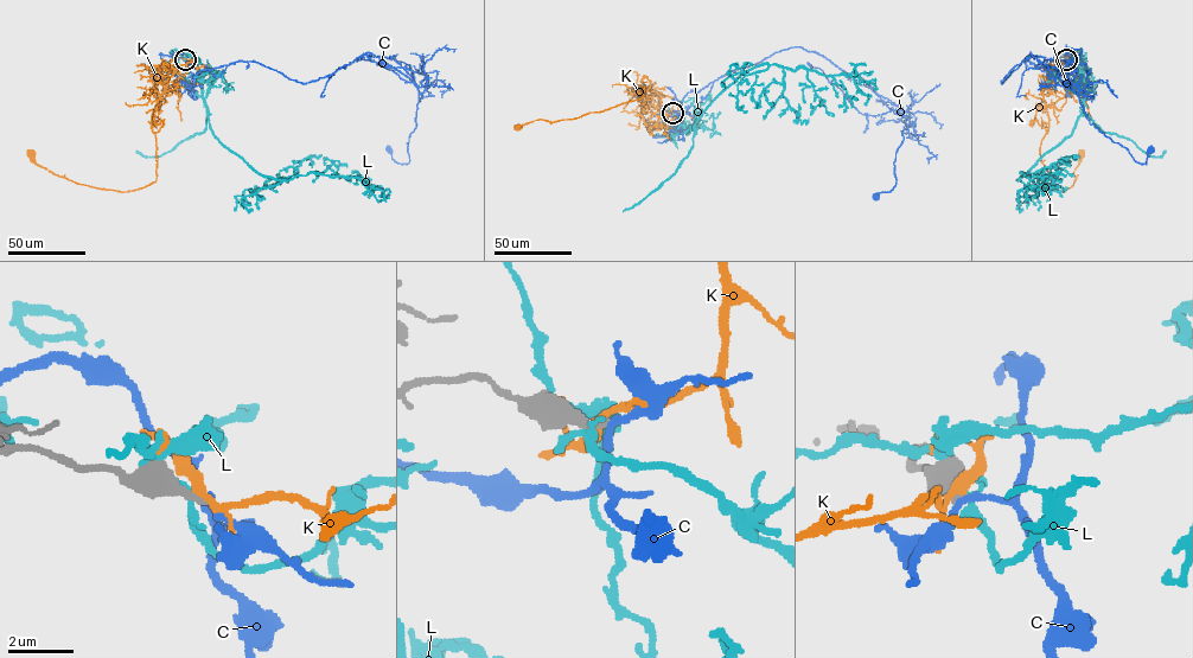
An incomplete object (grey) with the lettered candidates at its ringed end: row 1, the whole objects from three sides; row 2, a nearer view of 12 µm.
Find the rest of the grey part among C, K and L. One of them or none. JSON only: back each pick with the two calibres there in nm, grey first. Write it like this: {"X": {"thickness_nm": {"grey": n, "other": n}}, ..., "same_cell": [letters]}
{"same_cell": []}

